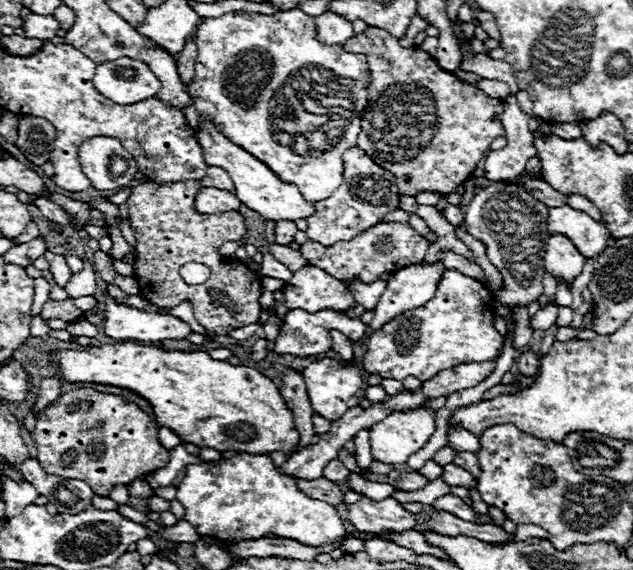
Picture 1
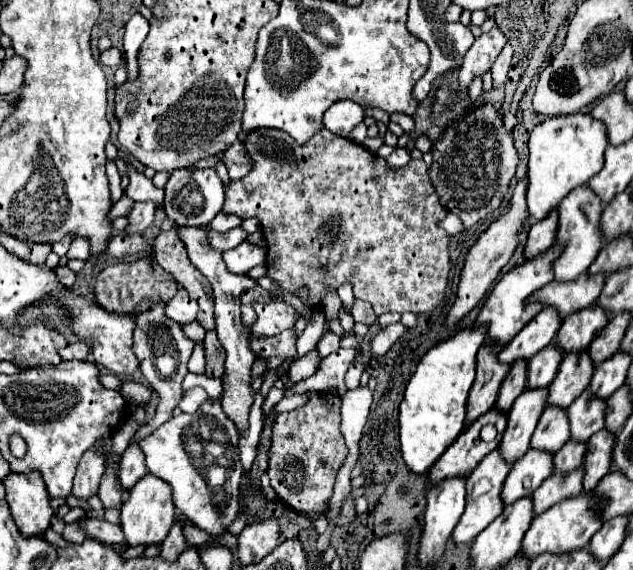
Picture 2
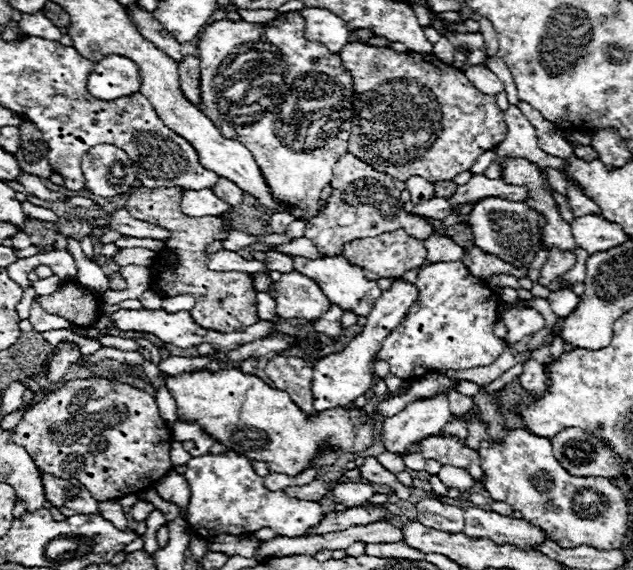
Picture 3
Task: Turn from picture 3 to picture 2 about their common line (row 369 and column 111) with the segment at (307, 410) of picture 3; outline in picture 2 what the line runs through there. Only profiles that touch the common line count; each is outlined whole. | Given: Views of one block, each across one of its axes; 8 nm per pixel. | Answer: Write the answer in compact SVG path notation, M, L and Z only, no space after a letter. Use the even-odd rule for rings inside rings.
M152 256L134 260L134 262L118 262L114 266L104 268L98 274L94 294L98 304L108 310L108 312L144 312L148 310L150 302L168 302L176 296L178 292L178 282L168 274Z

